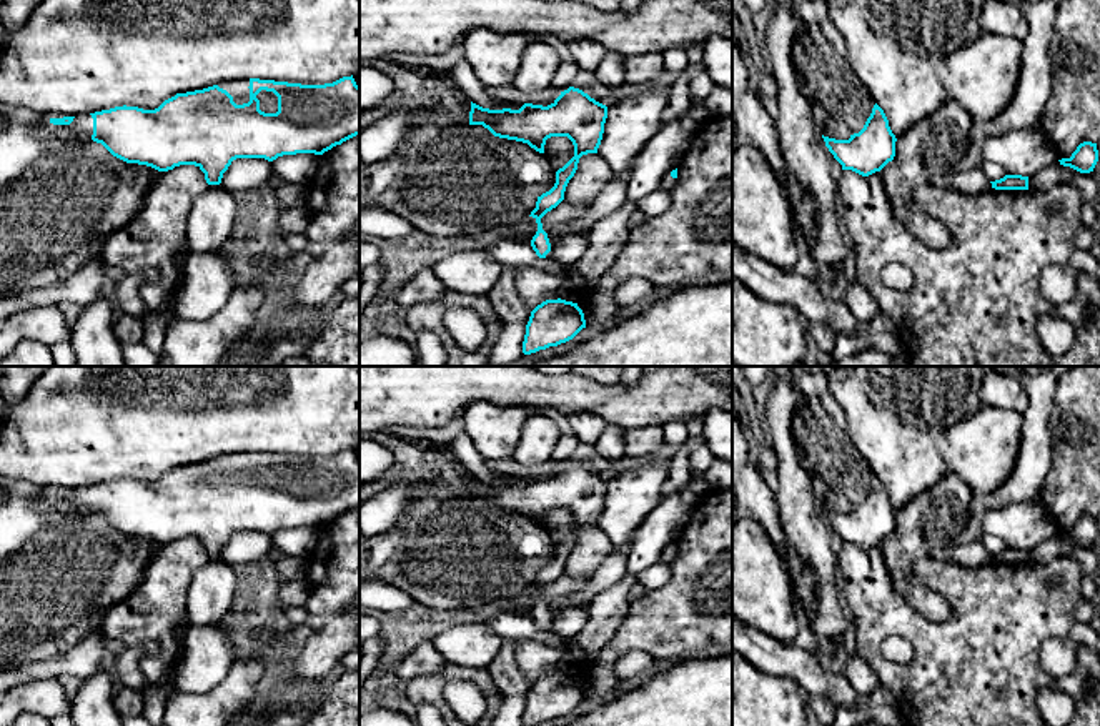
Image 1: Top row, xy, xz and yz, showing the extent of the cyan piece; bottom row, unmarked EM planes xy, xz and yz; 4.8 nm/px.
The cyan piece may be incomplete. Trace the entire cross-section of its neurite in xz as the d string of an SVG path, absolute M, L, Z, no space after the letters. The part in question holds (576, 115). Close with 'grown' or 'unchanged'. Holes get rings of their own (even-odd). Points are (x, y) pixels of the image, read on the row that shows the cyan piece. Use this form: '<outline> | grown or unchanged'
M574 87L561 92L548 107L524 103L519 110L489 110L471 102L469 125L483 125L494 137L528 143L539 153L544 153L546 140L551 137L567 137L574 145L574 157L556 172L554 186L538 196L536 208L529 215L538 223L531 246L539 258L546 258L551 251L541 218L564 200L579 158L597 153L606 118L607 107Z | unchanged

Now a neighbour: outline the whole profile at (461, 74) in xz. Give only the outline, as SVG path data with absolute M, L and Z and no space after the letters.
M461 58L456 62L453 70L449 72L451 78L458 83L459 90L469 98L469 102L489 108L489 110L519 110L523 105L514 105L509 102L503 102L498 97L491 95L486 87L474 75L469 62Z

